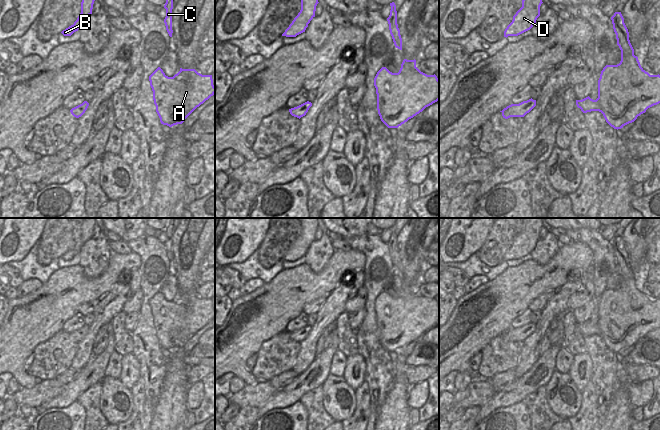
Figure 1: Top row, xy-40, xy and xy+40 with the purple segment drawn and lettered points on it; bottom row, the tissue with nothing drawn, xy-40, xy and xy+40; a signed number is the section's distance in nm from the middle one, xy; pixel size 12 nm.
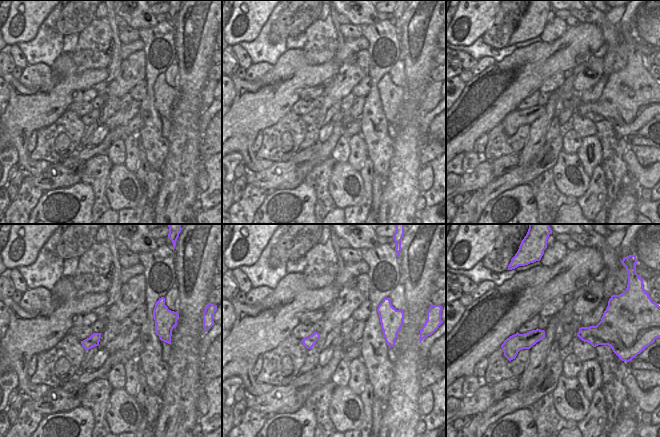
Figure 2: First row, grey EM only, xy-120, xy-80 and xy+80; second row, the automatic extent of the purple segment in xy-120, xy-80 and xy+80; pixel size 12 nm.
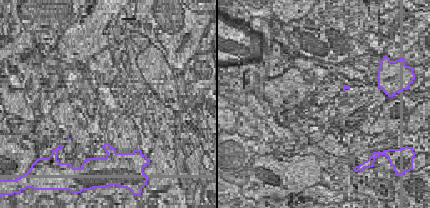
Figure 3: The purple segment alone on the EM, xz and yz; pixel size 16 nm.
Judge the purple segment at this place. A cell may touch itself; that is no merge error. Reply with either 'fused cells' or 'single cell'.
single cell

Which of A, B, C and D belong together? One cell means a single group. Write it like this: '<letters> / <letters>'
A B C D

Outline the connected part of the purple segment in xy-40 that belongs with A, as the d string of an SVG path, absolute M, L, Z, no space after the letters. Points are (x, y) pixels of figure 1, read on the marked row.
M158 67L149 76L149 81L160 122L169 127L182 124L197 107L215 94L212 75L202 75L195 69L180 68L177 74L173 77L168 77L163 70Z

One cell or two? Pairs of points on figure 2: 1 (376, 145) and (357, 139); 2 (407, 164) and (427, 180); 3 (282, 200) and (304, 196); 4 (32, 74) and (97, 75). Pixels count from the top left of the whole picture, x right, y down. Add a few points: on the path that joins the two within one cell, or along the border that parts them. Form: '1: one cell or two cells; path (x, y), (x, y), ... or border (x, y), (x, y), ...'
1: two cells; border (360, 133), (366, 144), (368, 156)
2: two cells; border (423, 166), (419, 174), (419, 189), (421, 192)
3: one cell; path (287, 200), (299, 200)
4: two cells; border (51, 67), (51, 77), (41, 84), (31, 87)

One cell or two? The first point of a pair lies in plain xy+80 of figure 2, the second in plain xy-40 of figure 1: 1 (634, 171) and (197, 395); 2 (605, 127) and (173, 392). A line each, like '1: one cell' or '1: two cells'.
1: one cell
2: two cells

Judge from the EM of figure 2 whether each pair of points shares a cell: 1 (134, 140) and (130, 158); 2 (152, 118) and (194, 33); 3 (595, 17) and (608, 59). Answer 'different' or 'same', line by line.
1: same
2: different
3: same

